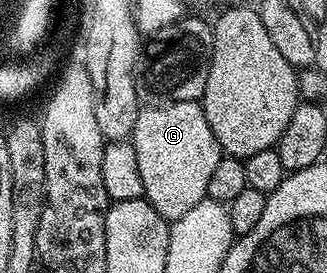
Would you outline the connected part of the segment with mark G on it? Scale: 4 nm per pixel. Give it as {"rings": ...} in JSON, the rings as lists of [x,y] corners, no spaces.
{"rings":[[[199,101],[155,103],[150,107],[140,108],[137,123],[129,140],[137,151],[137,167],[141,171],[143,197],[167,222],[177,220],[181,215],[185,215],[185,211],[197,207],[197,203],[205,200],[209,178],[213,176],[213,170],[217,167],[221,150]]]}

